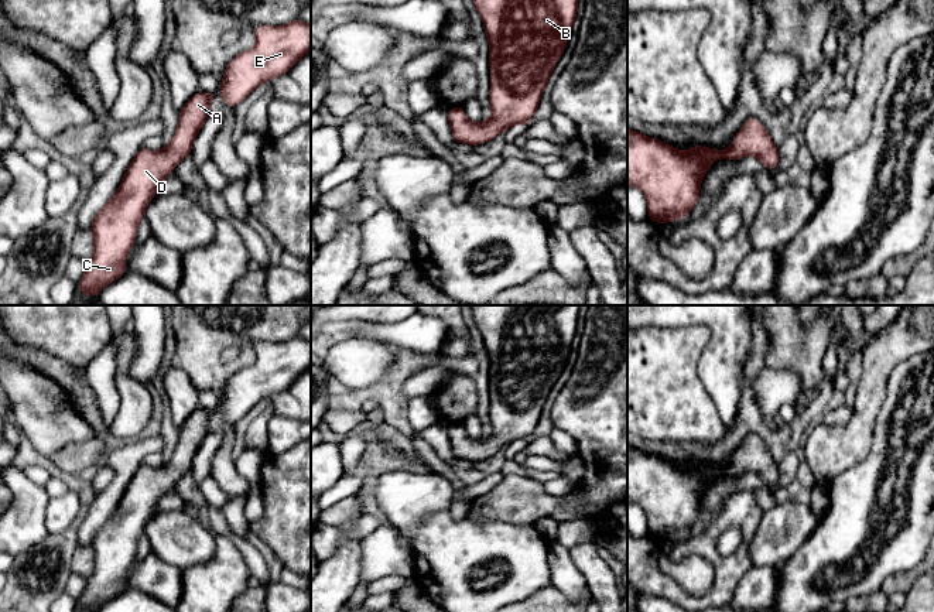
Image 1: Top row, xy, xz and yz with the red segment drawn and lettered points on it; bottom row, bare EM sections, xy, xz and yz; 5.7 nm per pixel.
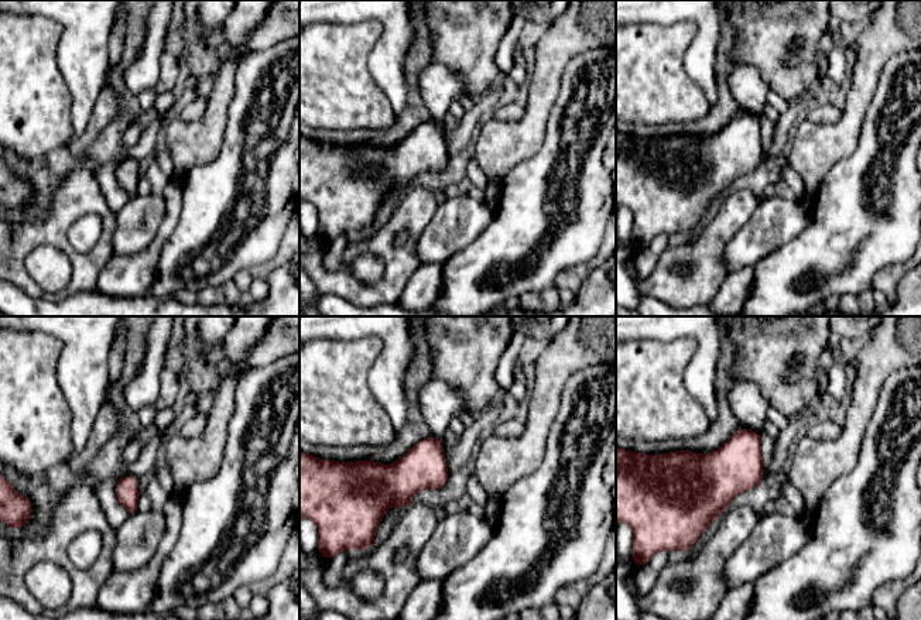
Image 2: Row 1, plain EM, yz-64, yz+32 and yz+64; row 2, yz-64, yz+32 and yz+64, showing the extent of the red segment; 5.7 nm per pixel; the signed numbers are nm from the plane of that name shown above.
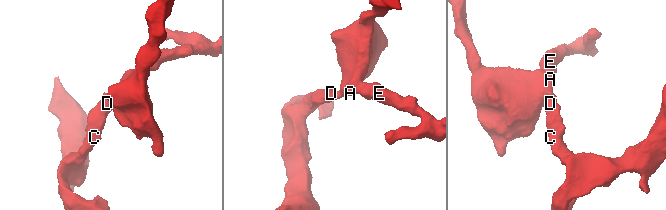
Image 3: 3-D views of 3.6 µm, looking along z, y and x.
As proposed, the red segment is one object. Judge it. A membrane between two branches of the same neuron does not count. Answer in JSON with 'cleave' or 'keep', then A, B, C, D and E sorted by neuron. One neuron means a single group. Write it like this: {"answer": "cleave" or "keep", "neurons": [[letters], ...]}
{"answer": "keep", "neurons": [["A", "B", "C", "D", "E"]]}

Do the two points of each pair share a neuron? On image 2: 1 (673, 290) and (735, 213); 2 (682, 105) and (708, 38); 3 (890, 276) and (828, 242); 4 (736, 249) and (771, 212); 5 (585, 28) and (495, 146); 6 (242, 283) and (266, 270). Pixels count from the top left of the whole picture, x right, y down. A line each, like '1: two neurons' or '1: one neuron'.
1: one neuron
2: two neurons
3: two neurons
4: one neuron
5: one neuron
6: one neuron

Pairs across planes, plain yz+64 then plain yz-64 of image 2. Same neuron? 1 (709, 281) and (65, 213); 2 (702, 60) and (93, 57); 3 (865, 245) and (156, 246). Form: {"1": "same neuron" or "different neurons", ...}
{"1": "same neuron", "2": "same neuron", "3": "different neurons"}

